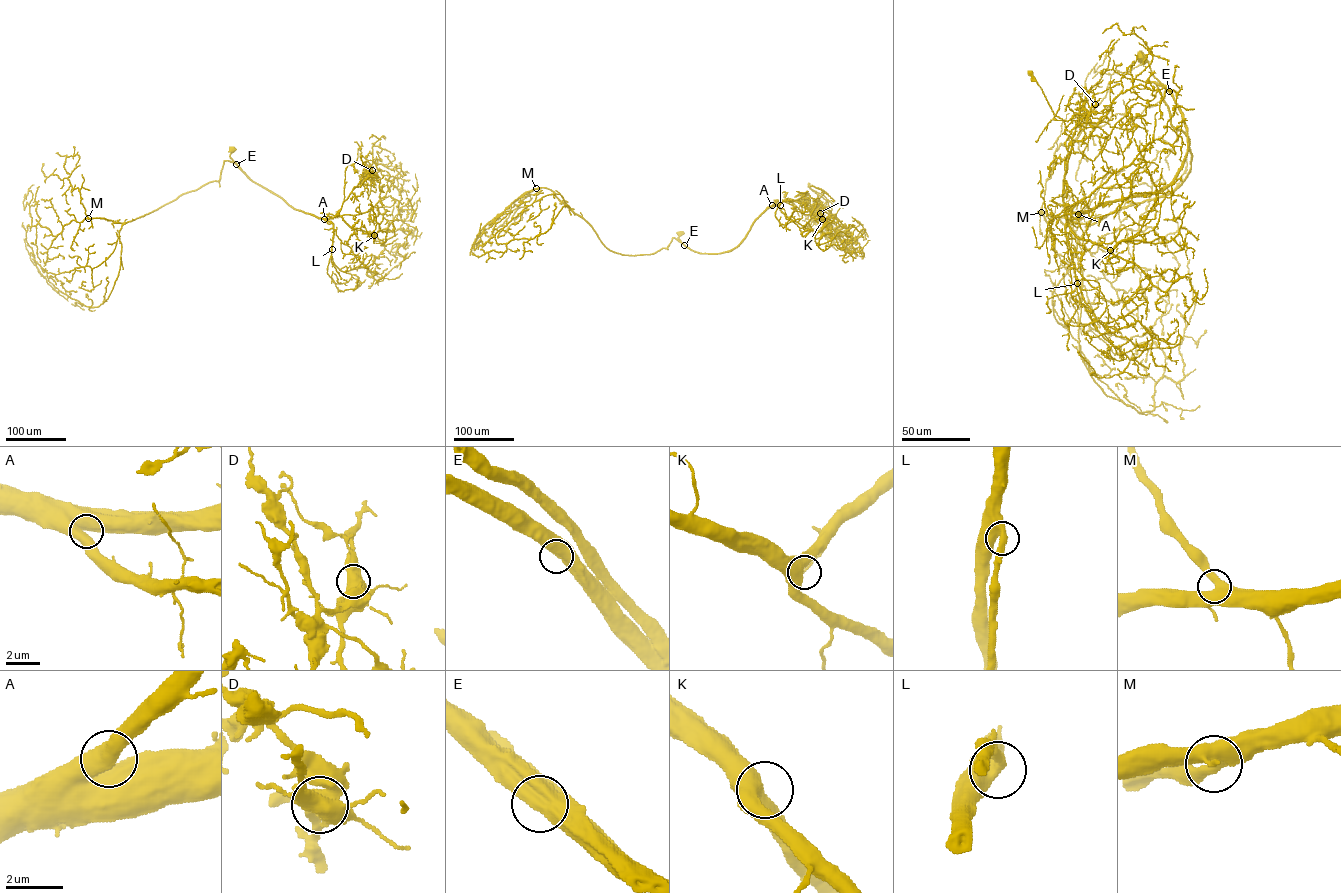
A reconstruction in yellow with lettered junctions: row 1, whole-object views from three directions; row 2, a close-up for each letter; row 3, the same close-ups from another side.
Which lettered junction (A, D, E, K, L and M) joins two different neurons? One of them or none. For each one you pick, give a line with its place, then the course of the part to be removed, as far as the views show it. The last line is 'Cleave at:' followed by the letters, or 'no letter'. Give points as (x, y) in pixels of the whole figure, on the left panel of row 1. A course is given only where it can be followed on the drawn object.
D: Place: (372, 170). Course of the part to remove: (372, 170), (369, 175), (378, 178), (364, 164), (360, 155)
Cleave at: D

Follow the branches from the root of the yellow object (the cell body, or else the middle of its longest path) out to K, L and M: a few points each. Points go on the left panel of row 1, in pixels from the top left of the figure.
K: (232, 149), (230, 157), (252, 181), (278, 195), (293, 208), (324, 218), (340, 216), (351, 227), (374, 235)
L: (232, 149), (230, 157), (252, 181), (278, 195), (293, 208), (331, 222), (332, 249)
M: (232, 149), (230, 157), (237, 164), (224, 160), (219, 180), (182, 193), (157, 210), (124, 223), (88, 218)

